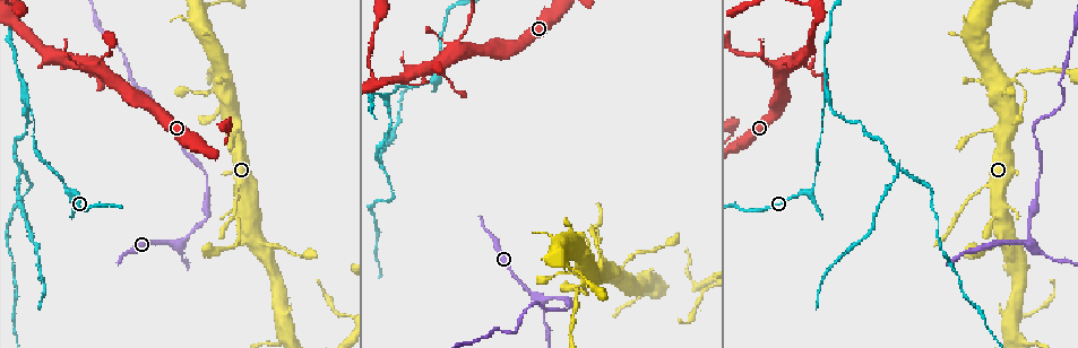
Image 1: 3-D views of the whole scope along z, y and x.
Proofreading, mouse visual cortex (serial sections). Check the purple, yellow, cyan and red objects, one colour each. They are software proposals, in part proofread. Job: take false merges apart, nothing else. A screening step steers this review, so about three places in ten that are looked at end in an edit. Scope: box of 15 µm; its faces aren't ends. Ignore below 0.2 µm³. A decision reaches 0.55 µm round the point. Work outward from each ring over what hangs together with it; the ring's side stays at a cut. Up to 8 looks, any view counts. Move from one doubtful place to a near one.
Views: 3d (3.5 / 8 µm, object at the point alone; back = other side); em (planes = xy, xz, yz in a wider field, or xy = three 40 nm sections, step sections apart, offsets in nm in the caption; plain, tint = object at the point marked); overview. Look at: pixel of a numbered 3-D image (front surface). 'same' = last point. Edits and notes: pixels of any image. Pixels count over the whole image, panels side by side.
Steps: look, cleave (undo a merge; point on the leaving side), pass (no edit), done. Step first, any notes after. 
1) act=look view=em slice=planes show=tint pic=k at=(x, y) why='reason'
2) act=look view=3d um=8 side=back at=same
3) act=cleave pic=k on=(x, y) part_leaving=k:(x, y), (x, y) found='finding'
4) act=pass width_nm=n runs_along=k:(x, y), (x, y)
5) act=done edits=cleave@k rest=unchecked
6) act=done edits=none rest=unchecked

act=look view=3d um=3.5 pic=1 at=(1010, 83) why='narrows sharply'

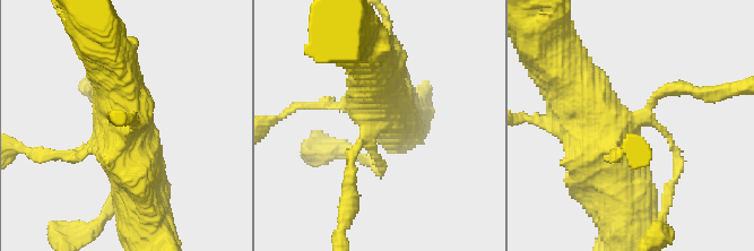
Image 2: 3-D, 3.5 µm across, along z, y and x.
act=look view=em slice=planes show=tint pic=2 at=(365, 121) why='now the EM'

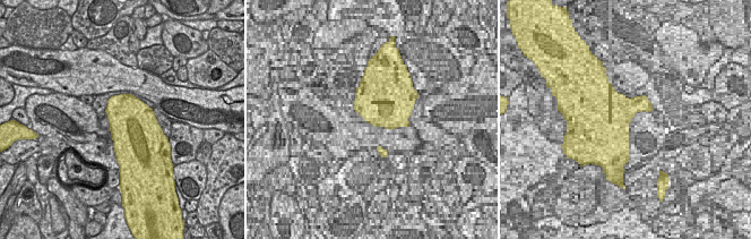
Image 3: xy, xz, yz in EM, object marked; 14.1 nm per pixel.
act=pass runs_along=2:(624, 205), (622, 143), (564, 72) found='one cell here'

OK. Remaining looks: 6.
act=look view=3d um=8 pic=1 at=(72, 192) why='sharp bend'

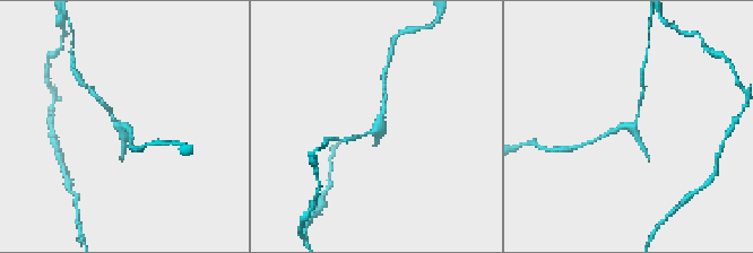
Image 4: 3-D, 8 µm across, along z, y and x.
act=look view=em slice=xy step=1 show=tint pic=4 at=(370, 132)

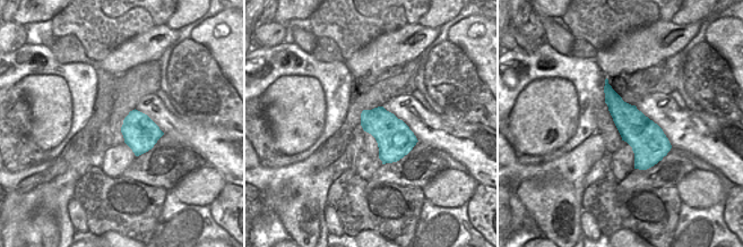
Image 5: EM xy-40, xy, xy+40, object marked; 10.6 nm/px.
act=pass runs_along=4:(131, 132), (115, 123), (100, 101) found='one cell here'

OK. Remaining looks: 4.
act=look view=3d um=8 pic=1 at=(285, 336) why='abrupt turn'

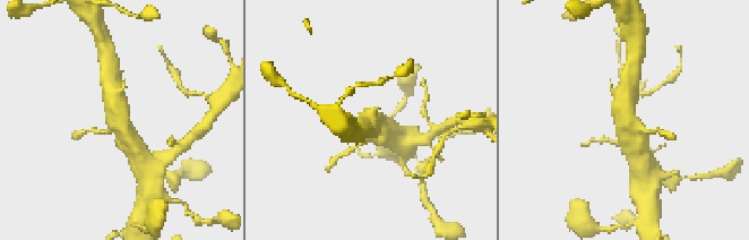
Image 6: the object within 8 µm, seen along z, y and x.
act=look view=3d um=3.5 pic=6 at=(628, 121)

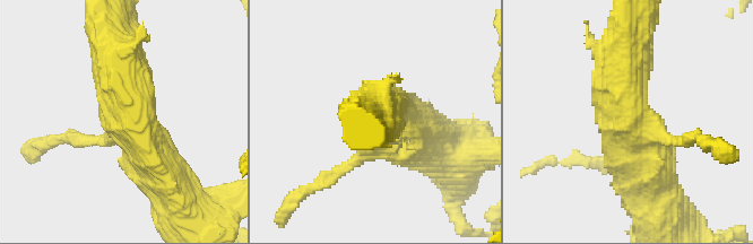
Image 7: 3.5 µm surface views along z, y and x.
act=look view=em slice=xy step=5 show=tint pic=7 at=(633, 125) why='now the EM'

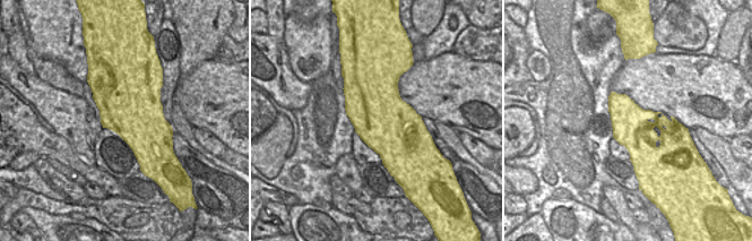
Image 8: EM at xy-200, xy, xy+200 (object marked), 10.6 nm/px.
act=pass width_nm=600 runs_along=7:(119, 50), (122, 120), (181, 165) found='all the same cell'

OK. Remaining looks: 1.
act=done edits=none rest=unchecked

